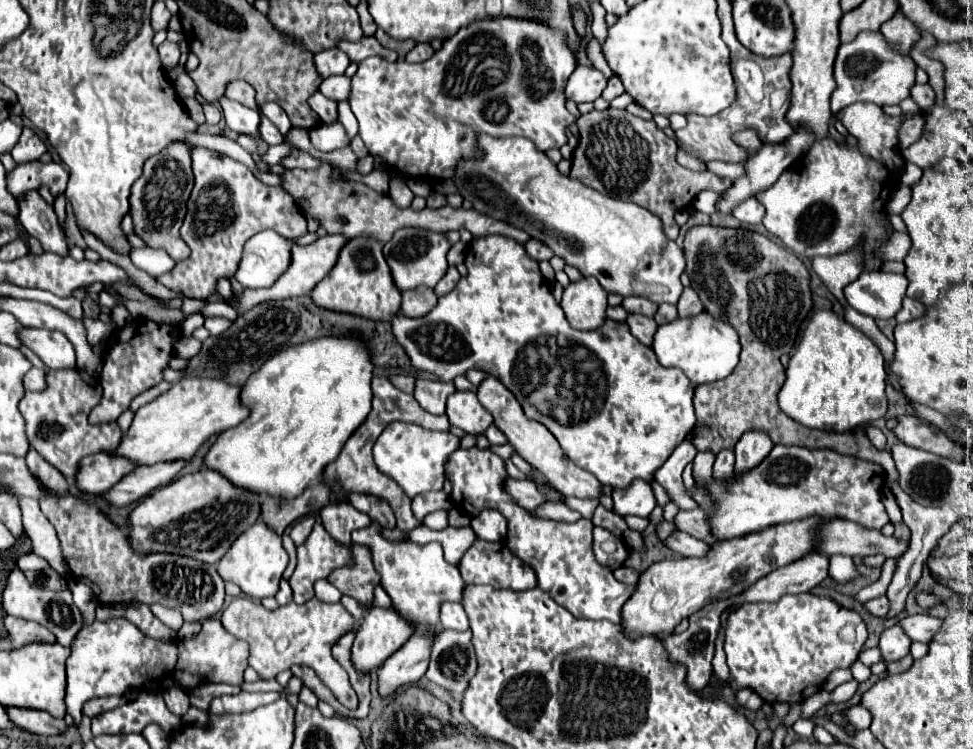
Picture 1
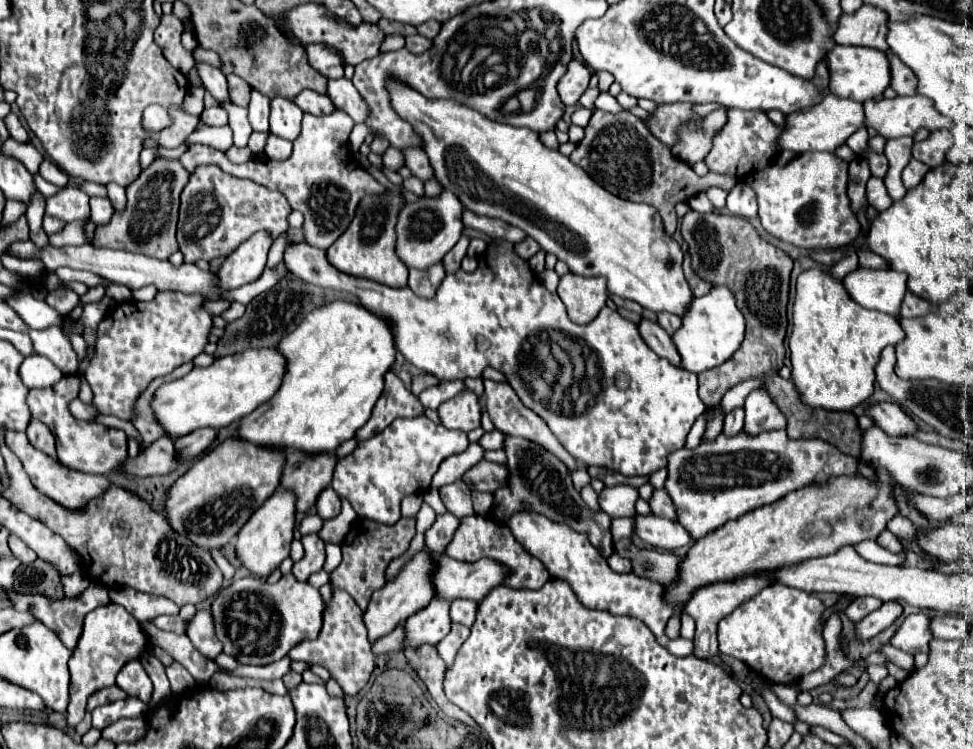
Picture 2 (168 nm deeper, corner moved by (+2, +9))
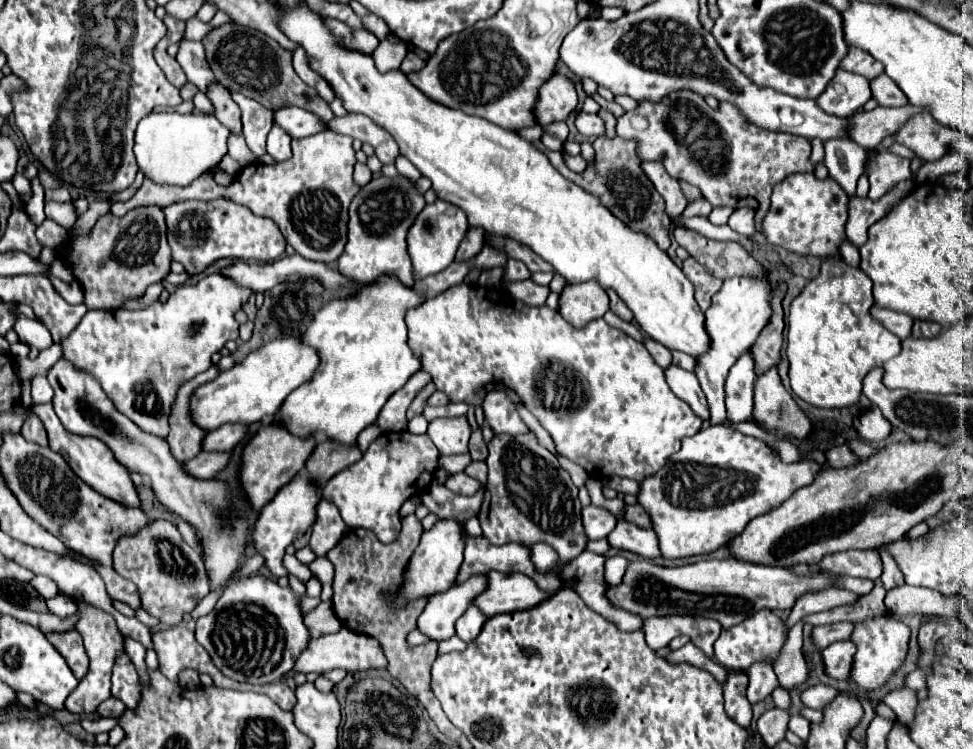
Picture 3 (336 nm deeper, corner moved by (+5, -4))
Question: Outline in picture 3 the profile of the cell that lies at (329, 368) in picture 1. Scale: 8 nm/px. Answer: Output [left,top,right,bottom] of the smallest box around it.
[275,274,423,444]

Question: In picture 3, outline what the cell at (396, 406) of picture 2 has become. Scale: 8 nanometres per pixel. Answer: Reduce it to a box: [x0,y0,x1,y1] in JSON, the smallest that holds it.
[377,370,431,432]

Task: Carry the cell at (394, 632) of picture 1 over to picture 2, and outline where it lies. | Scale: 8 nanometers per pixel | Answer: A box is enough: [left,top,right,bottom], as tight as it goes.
[364,551,434,643]

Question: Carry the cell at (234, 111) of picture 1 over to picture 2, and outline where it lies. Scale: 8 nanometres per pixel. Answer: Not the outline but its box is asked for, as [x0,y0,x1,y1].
[198,63,232,103]

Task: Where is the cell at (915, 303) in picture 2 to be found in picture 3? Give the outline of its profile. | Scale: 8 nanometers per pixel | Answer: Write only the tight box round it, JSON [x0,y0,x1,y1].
[911,320,943,338]

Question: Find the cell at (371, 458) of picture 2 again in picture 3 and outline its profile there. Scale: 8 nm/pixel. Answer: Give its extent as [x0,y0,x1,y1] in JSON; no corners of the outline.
[323,434,439,544]

